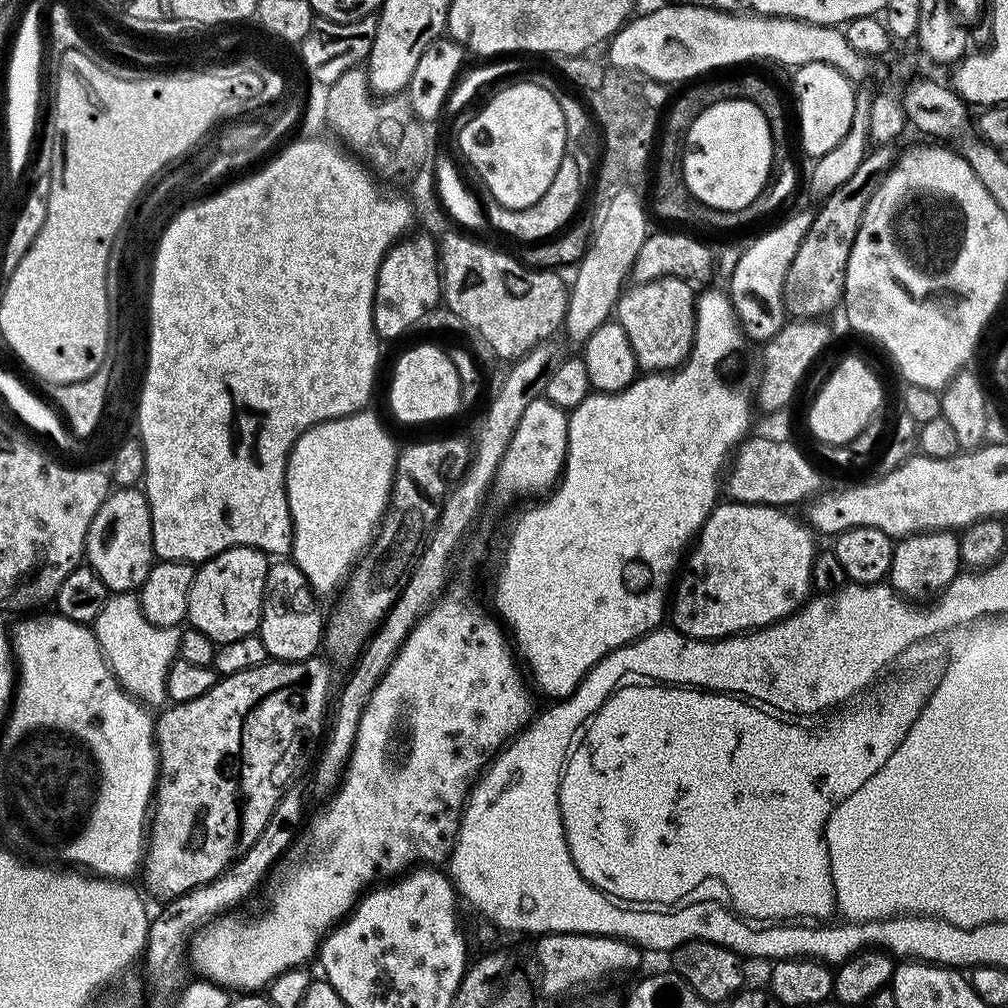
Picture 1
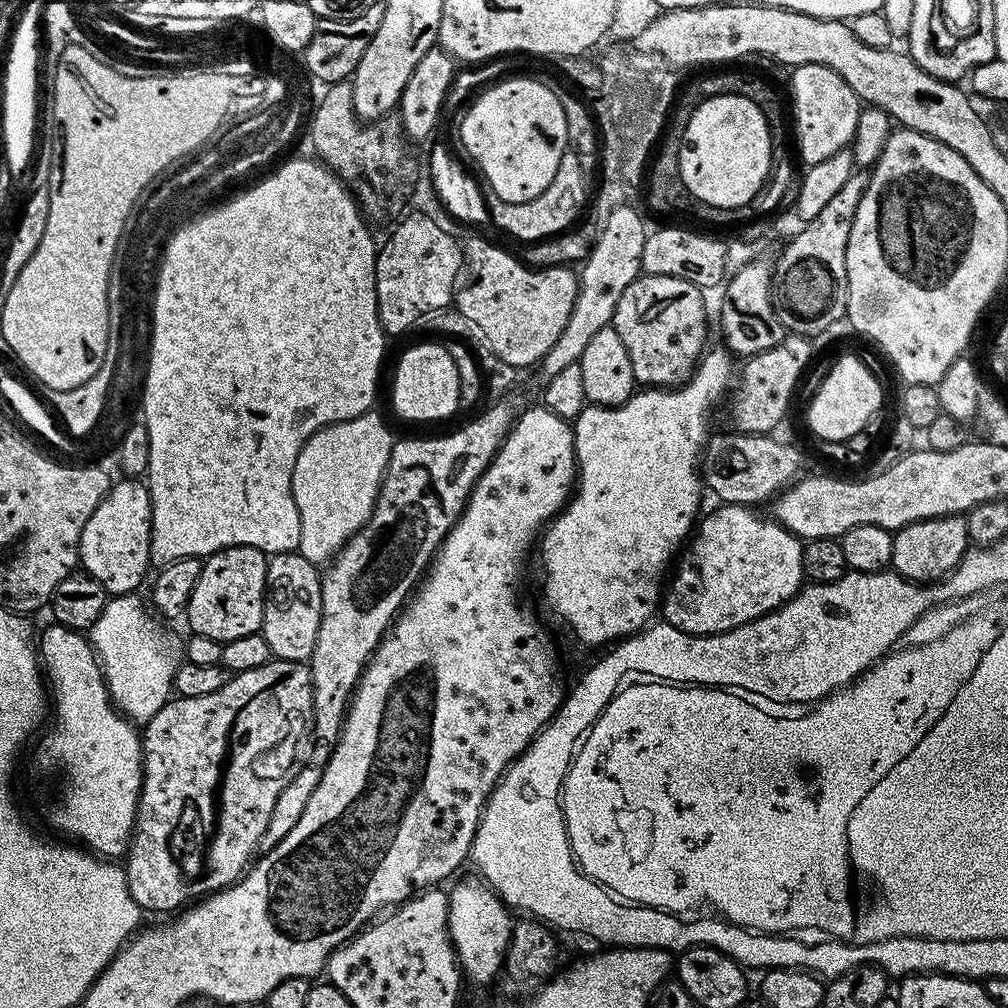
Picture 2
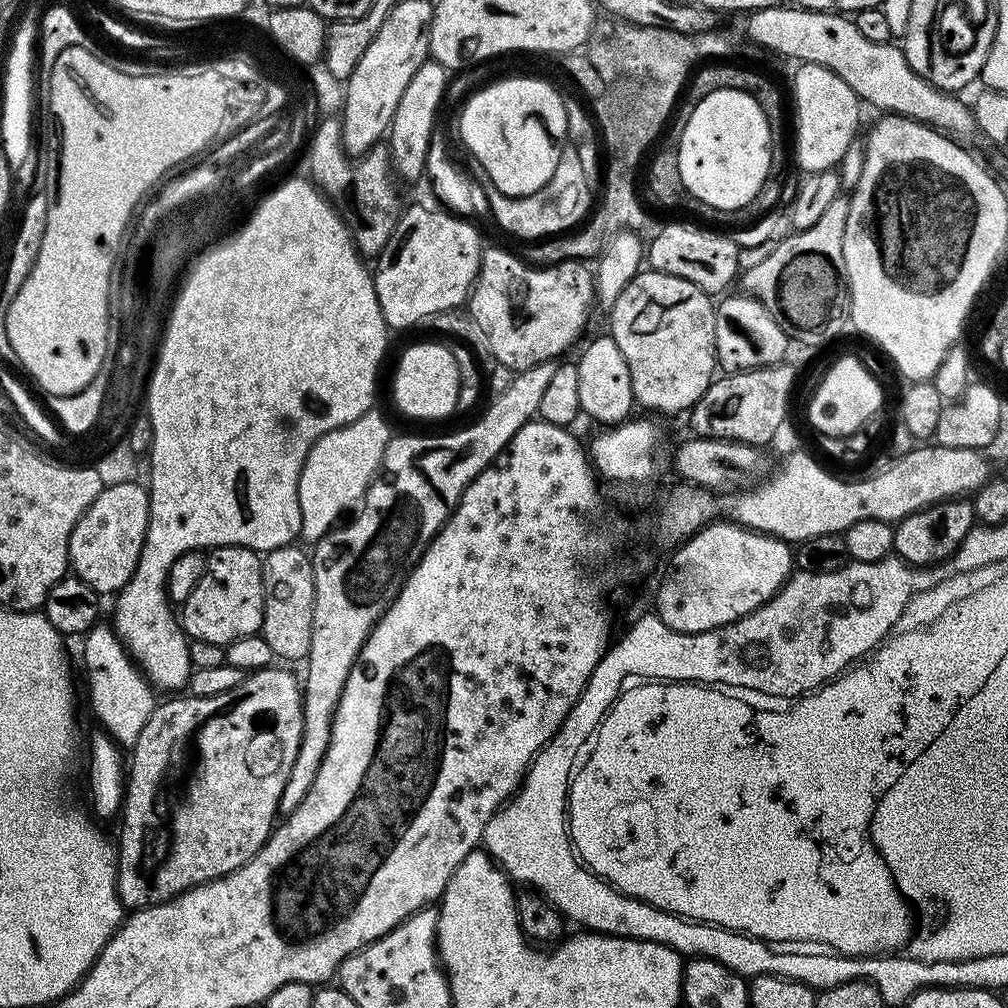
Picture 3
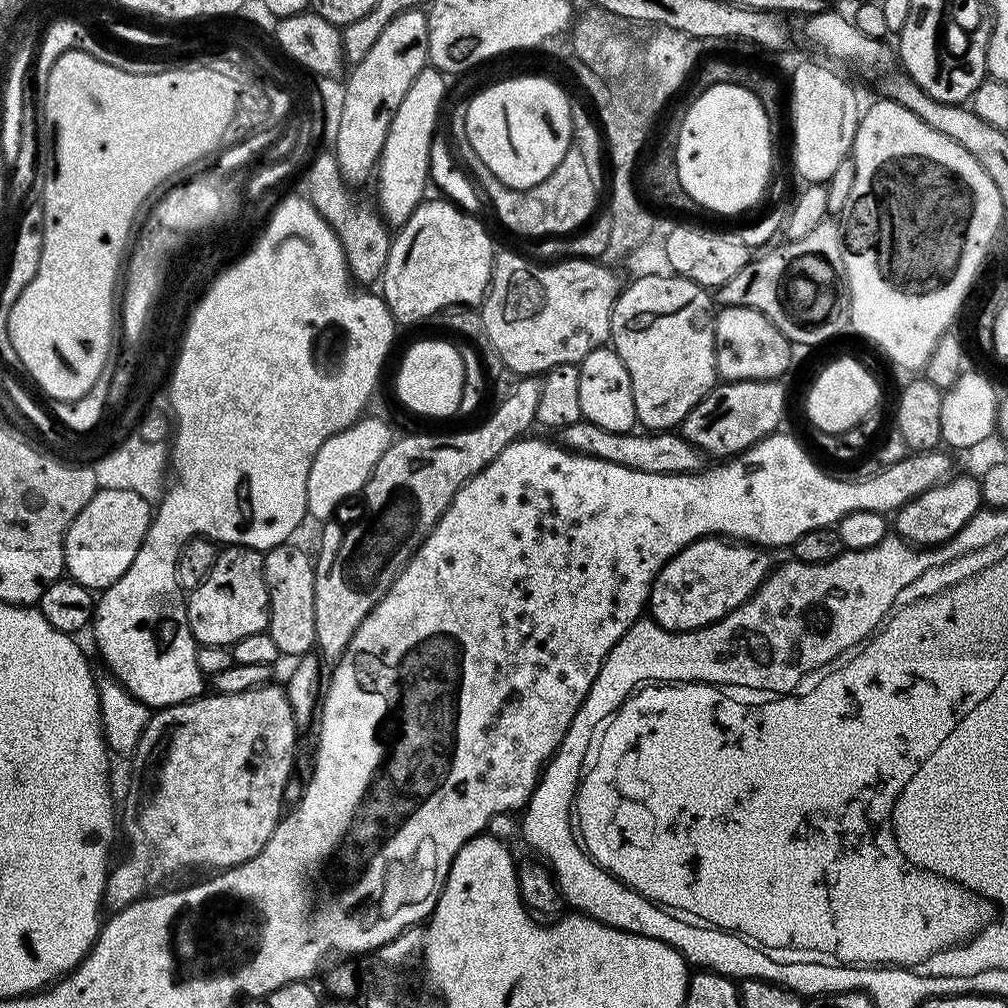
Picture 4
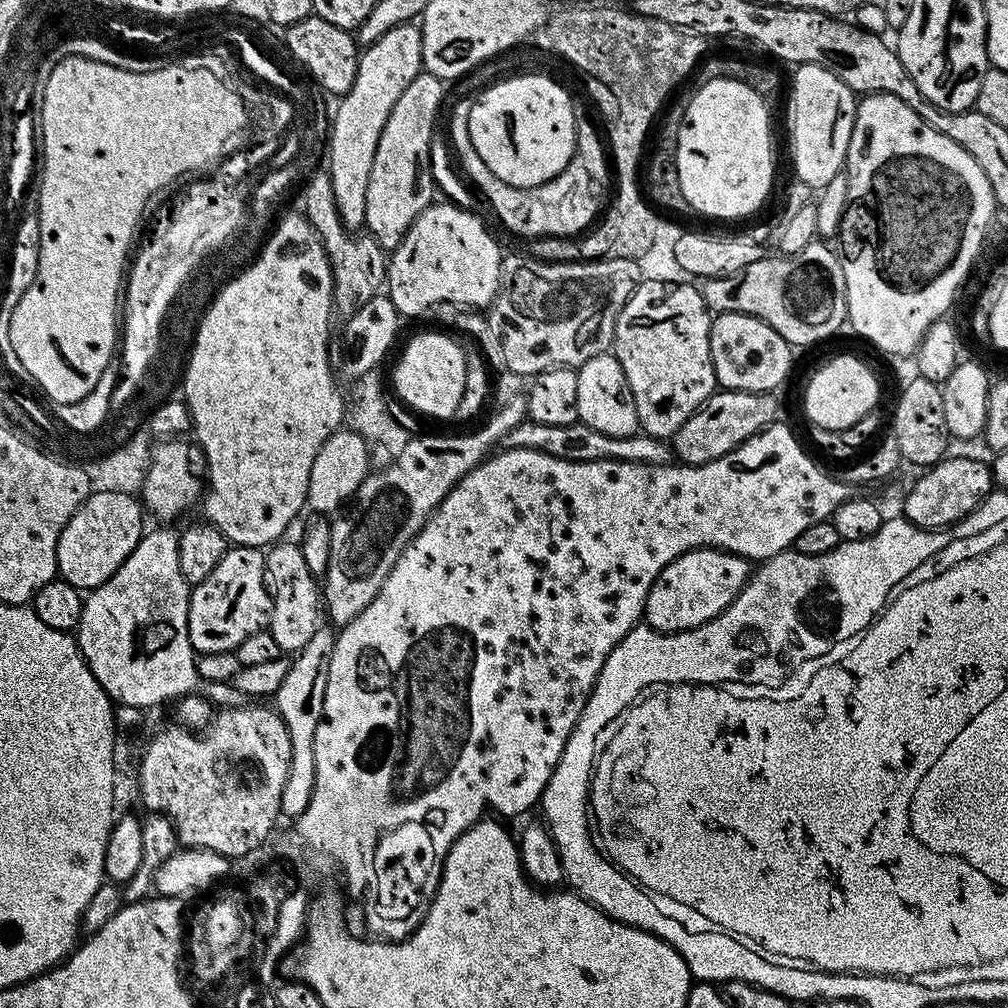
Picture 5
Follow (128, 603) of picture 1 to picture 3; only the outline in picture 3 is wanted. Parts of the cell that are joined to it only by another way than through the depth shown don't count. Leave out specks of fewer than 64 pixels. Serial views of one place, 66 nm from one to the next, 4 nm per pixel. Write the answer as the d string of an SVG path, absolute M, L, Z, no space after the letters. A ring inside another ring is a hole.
M98 622L83 637L84 672L88 675L88 700L92 703L92 712L104 728L103 731L116 741L121 749L131 750L138 742L146 722L150 722L150 714L154 714L158 703L157 689L152 687L148 677L140 670L139 664L124 649L124 644L116 637L116 629L111 623Z

